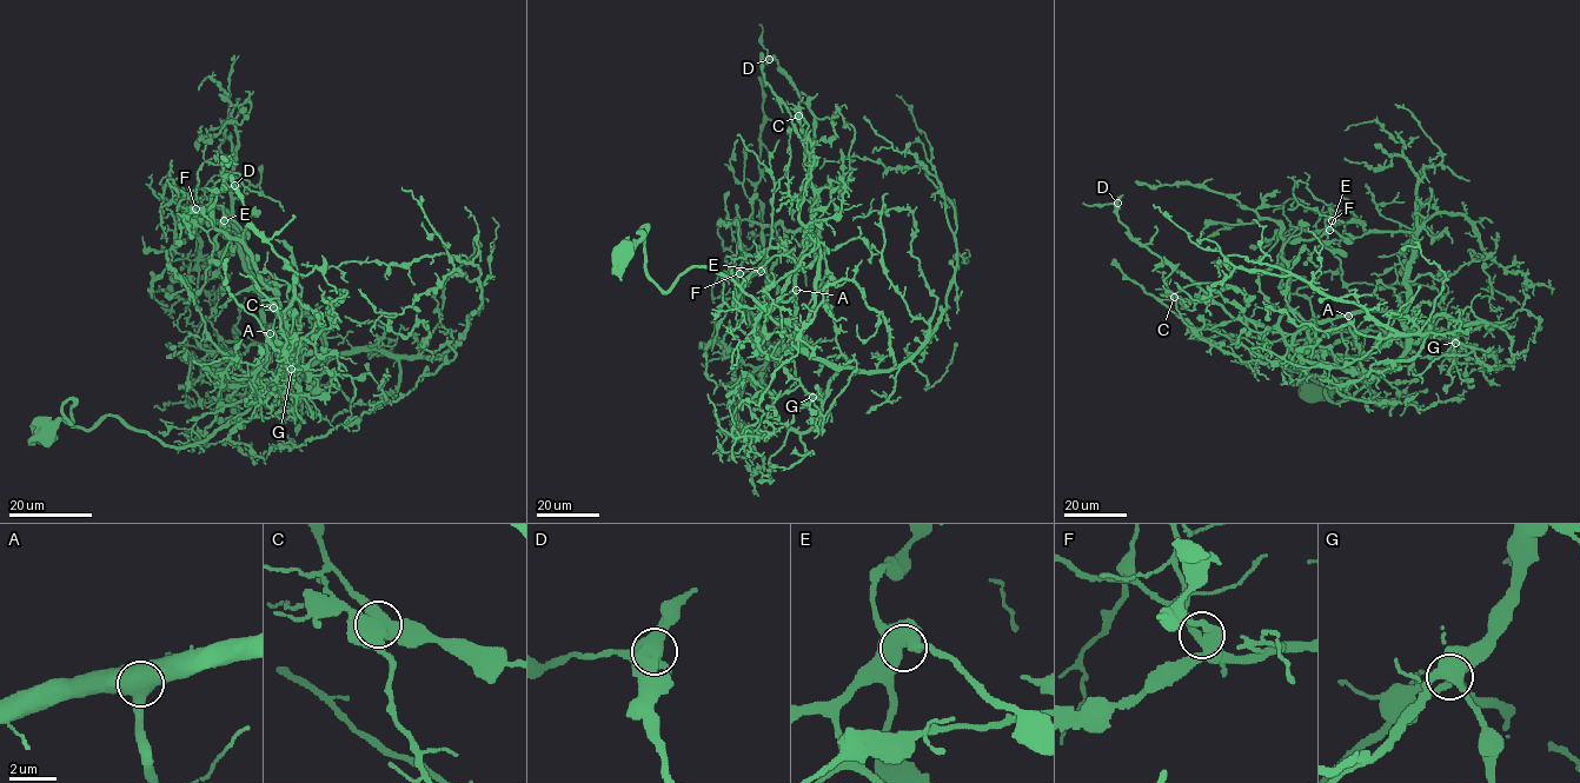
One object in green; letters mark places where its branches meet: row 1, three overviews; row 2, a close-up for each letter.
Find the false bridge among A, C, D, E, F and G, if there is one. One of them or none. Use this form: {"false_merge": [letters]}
{"false_merge": []}

